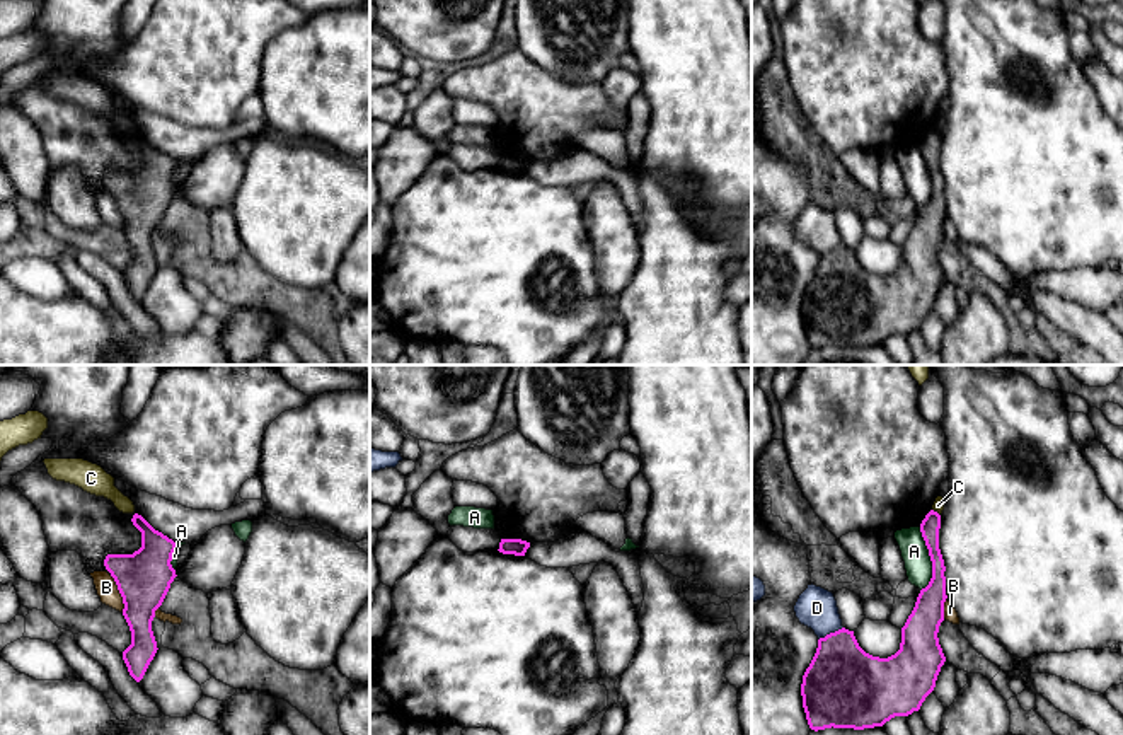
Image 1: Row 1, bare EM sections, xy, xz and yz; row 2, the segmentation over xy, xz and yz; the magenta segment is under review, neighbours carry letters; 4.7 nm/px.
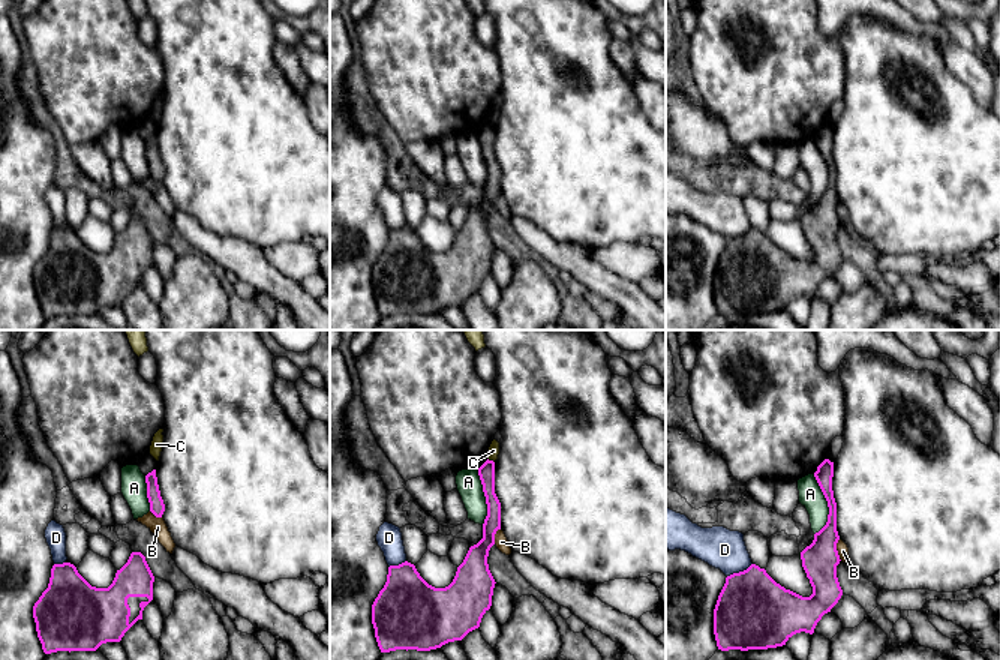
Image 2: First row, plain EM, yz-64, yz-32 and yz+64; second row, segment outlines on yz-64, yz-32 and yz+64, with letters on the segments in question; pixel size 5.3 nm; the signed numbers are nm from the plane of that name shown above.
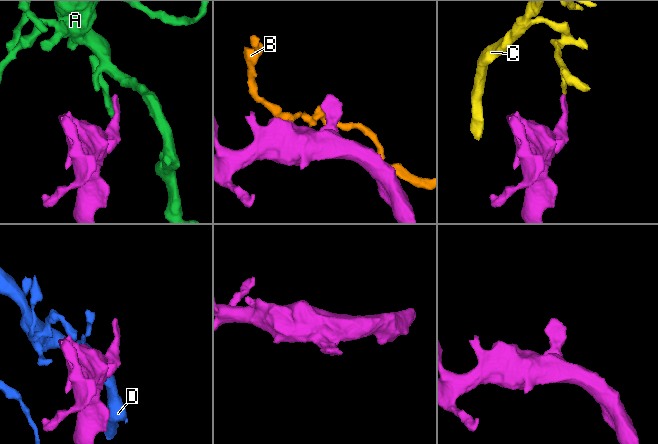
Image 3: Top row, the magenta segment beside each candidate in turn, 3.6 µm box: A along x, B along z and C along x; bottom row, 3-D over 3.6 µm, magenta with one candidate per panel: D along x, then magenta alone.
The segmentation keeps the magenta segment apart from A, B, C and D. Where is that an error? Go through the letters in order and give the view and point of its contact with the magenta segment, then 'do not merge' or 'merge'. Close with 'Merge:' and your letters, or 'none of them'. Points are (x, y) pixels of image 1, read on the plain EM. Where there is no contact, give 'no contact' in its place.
A: meets magenta in yz at (931, 178); do not merge
B: meets magenta in xy at (120, 210); do not merge
C: meets magenta in yz at (936, 130); do not merge
D: meets magenta in yz at (830, 251); do not merge
Merge: none of them

